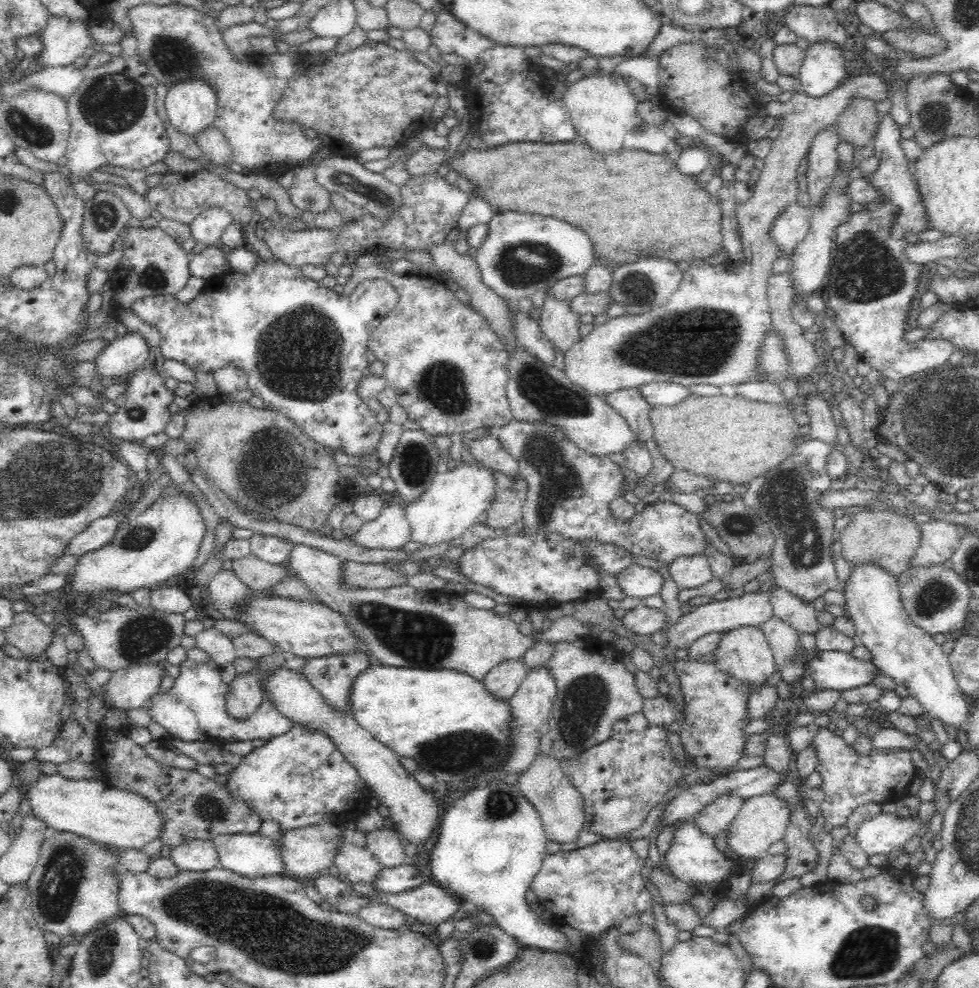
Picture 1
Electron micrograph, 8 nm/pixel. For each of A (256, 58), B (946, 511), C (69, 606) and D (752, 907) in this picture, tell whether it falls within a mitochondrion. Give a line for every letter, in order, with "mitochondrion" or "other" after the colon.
A: other
B: other
C: other
D: other

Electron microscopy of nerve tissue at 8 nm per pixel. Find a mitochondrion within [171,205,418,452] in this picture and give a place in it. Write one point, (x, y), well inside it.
(303, 365)

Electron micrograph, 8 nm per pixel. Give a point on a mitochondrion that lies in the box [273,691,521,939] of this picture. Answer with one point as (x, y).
(463, 753)

